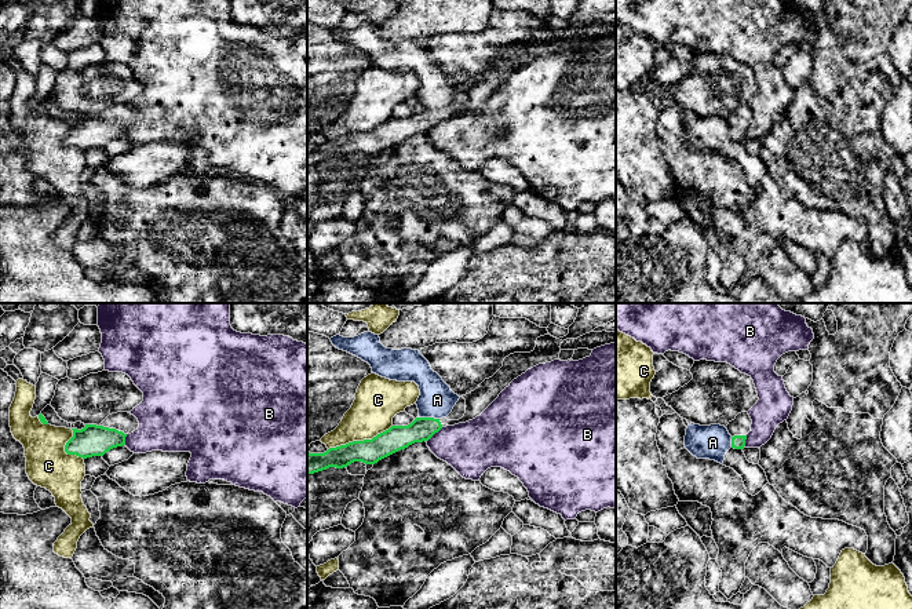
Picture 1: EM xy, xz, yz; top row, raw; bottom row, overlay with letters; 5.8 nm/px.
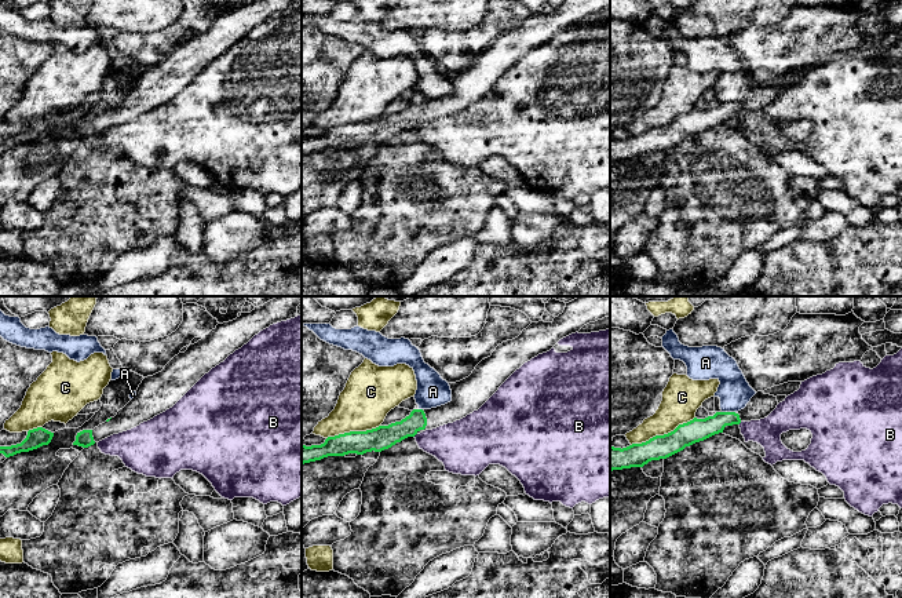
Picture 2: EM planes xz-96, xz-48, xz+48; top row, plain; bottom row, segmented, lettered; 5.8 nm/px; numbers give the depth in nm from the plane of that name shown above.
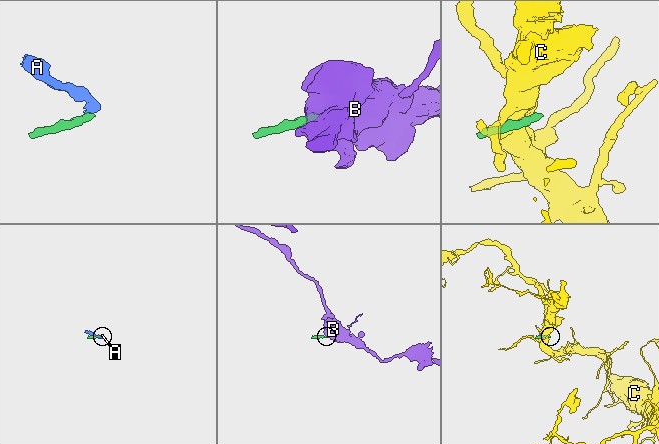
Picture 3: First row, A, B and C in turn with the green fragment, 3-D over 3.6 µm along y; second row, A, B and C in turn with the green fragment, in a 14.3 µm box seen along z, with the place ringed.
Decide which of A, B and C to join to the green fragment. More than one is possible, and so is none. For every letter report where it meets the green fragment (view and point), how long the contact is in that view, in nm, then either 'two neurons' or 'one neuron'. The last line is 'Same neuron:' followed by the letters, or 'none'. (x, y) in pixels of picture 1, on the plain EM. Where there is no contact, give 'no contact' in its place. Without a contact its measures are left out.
A: meets green in xz at (429, 109); contact 120 nm long; two neurons
B: meets green in xz at (434, 124); contact 130 nm long; two neurons
C: meets green in xz at (360, 132); contact 400 nm long; two neurons
Same neuron: none

